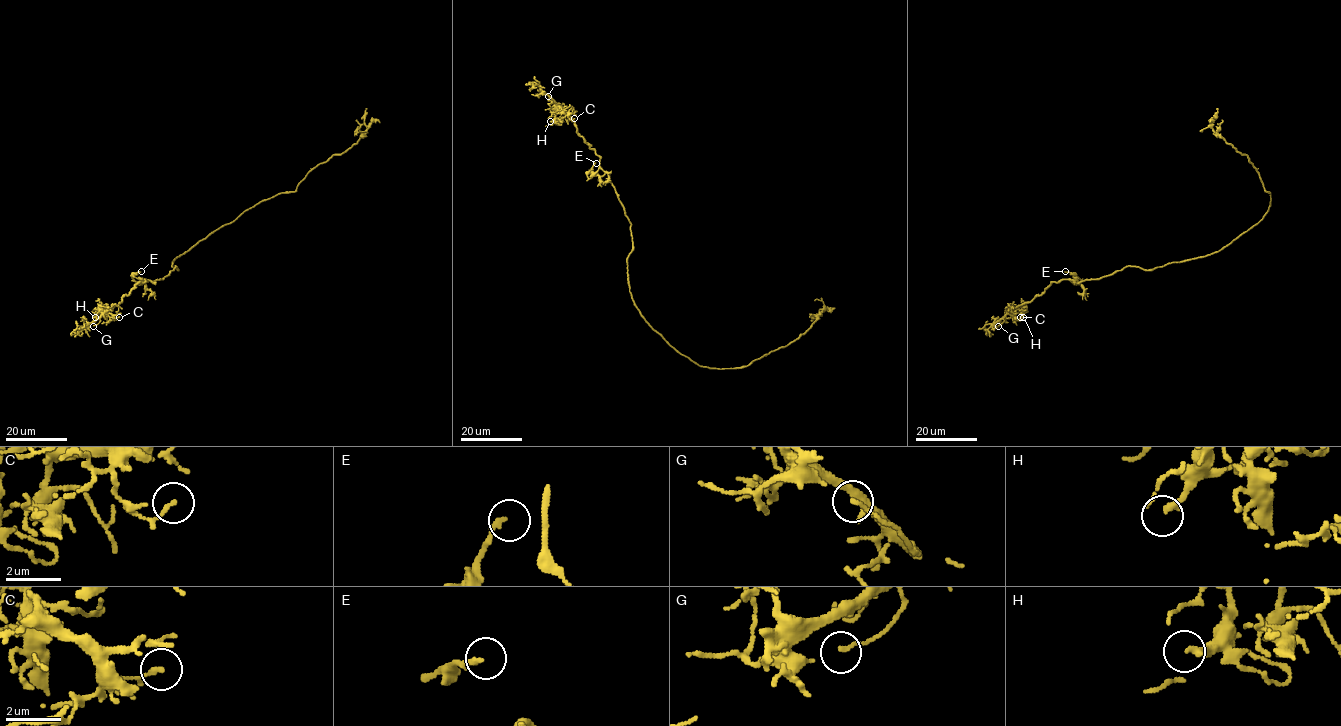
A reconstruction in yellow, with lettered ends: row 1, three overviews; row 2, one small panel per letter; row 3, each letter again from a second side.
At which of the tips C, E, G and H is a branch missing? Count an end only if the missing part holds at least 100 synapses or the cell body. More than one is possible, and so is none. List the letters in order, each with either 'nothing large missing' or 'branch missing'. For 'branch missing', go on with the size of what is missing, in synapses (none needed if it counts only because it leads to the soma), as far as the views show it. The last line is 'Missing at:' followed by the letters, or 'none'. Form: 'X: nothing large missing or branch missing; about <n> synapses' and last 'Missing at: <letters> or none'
C: nothing large missing
E: nothing large missing
G: nothing large missing
H: nothing large missing
Missing at: none

